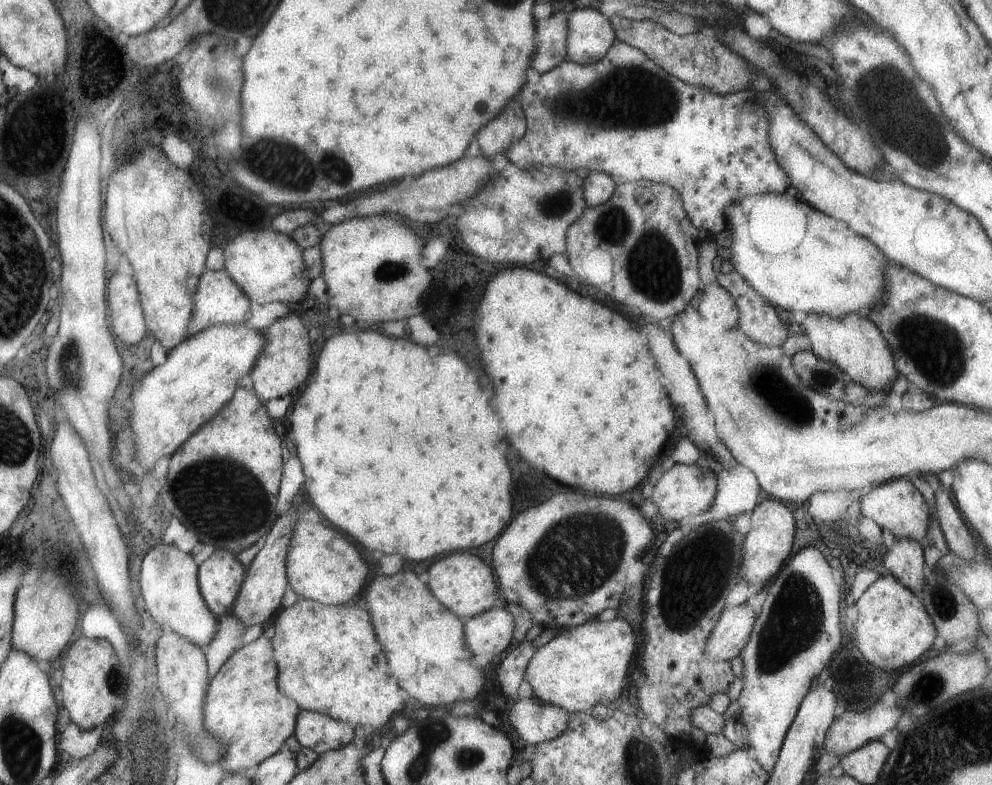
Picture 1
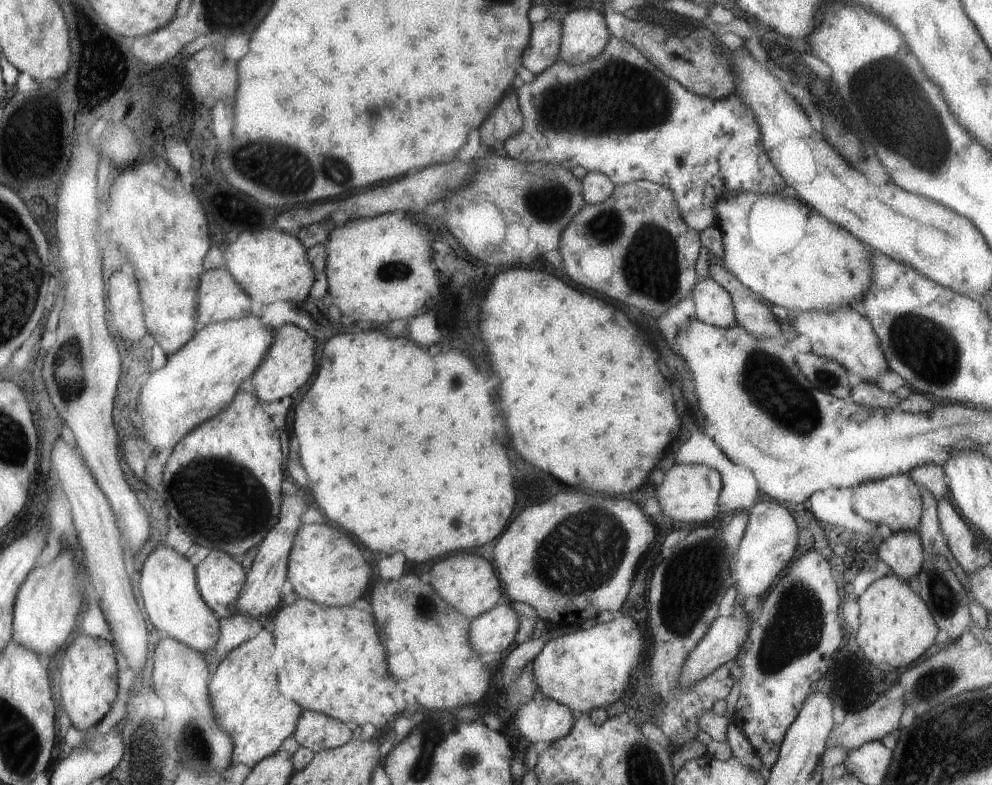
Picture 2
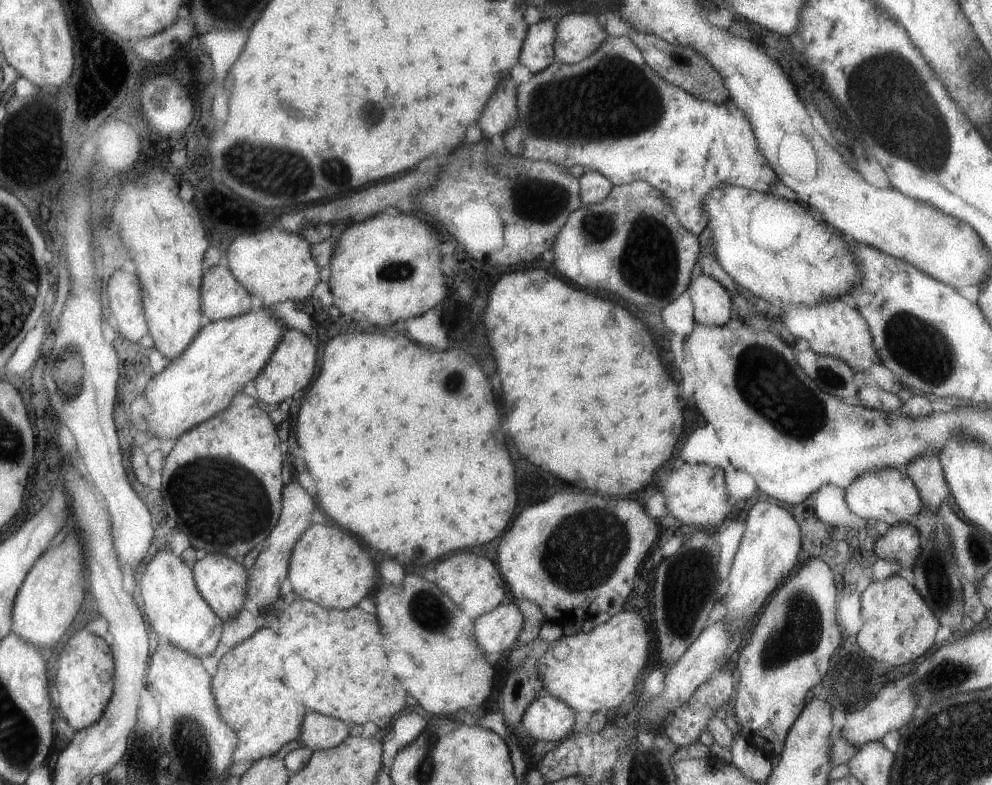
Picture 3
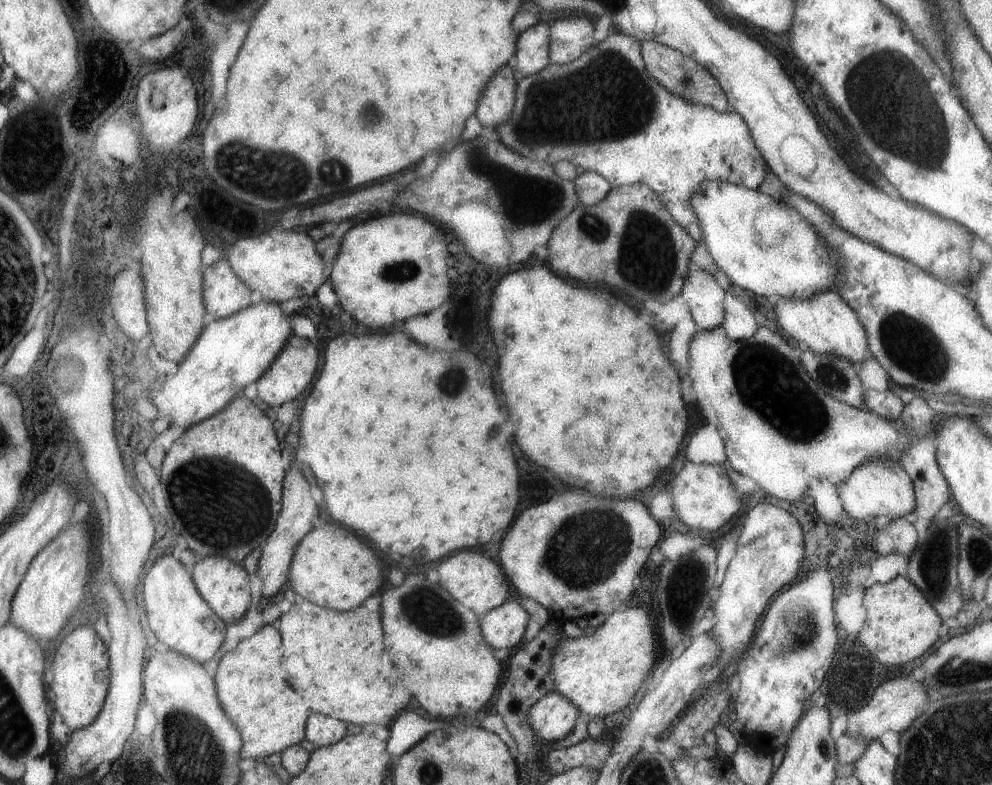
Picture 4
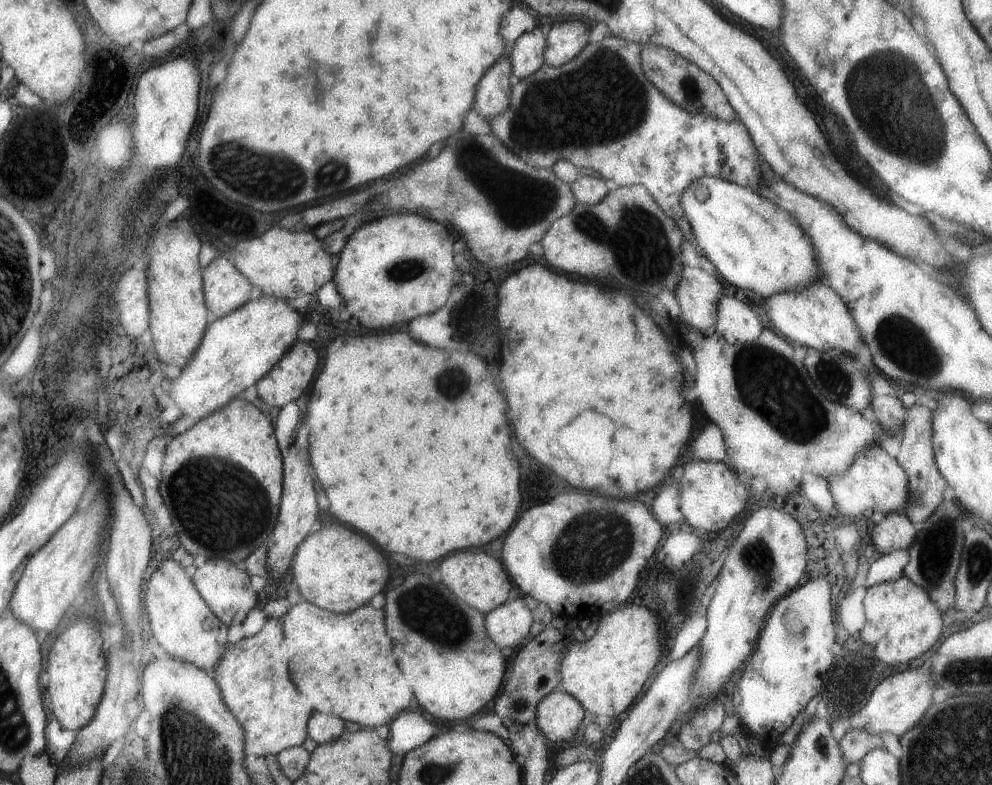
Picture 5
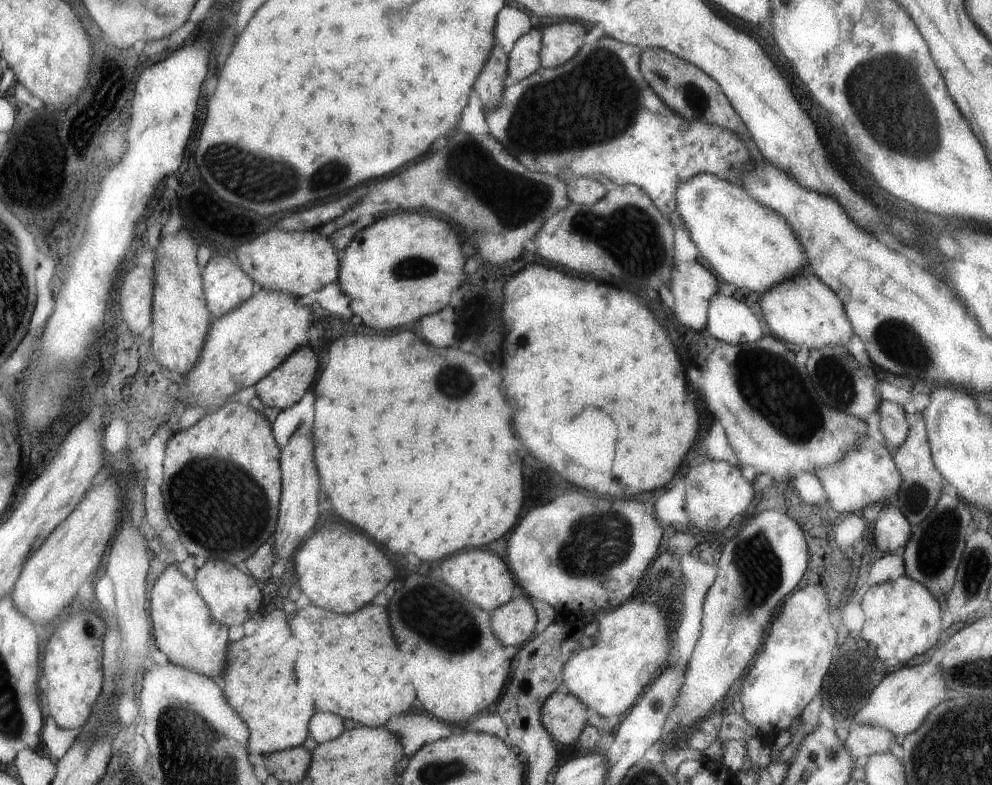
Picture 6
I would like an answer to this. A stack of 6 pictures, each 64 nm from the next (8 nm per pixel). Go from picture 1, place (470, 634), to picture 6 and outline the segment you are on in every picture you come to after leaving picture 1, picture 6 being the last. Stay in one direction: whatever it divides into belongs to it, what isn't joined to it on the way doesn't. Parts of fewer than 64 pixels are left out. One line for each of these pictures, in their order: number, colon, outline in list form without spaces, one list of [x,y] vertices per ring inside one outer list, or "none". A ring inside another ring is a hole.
2: [[[505,604],[497,606],[485,616],[479,616],[471,624],[471,642],[479,654],[499,652],[505,654],[505,650],[511,648],[515,642],[519,630],[519,616],[517,612]]]
3: [[[513,602],[501,604],[493,612],[485,614],[477,620],[479,646],[487,654],[499,652],[505,656],[505,652],[515,646],[519,632],[523,628],[523,622],[525,622],[525,618]]]
4: [[[513,596],[507,604],[495,608],[485,618],[481,618],[483,624],[483,636],[487,644],[493,650],[511,650],[521,644],[525,630],[527,630],[529,614],[519,604],[517,596]]]
5: [[[523,596],[509,600],[487,616],[487,632],[491,640],[495,640],[495,644],[505,650],[519,648],[519,644],[523,646],[523,640],[529,638],[531,626],[533,612],[525,604]]]
6: [[[519,596],[503,608],[497,608],[491,614],[491,622],[495,634],[499,636],[499,640],[503,640],[505,646],[523,646],[533,636],[539,616],[529,598]]]

